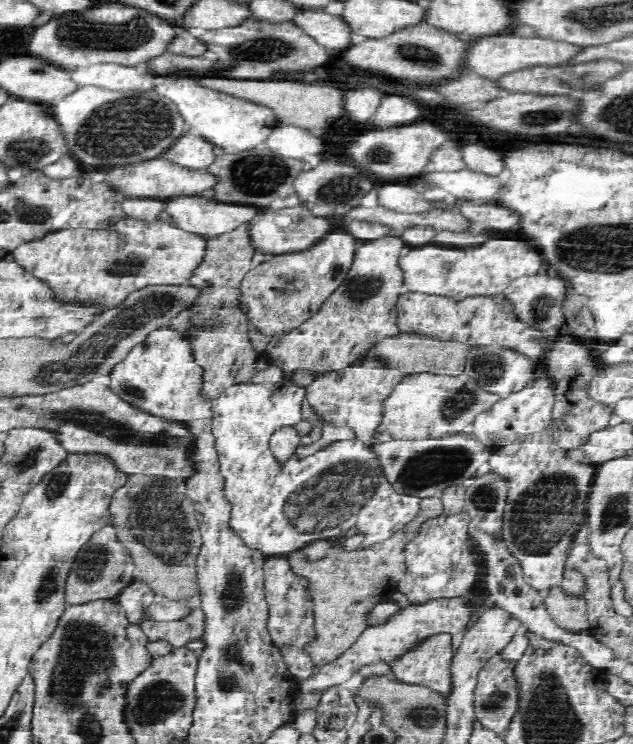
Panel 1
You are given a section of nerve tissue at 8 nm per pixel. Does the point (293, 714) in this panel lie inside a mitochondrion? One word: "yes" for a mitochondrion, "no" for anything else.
no

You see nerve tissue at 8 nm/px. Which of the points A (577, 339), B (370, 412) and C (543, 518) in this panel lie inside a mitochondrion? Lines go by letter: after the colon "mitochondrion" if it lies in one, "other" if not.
A: other
B: other
C: mitochondrion

